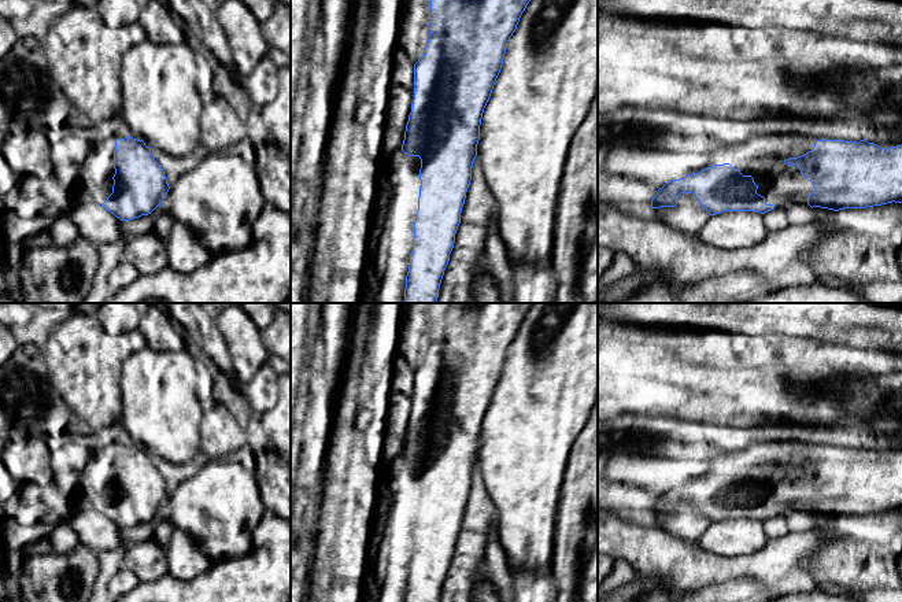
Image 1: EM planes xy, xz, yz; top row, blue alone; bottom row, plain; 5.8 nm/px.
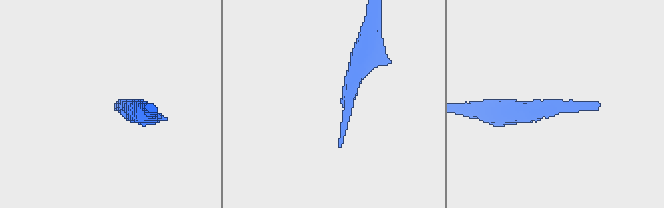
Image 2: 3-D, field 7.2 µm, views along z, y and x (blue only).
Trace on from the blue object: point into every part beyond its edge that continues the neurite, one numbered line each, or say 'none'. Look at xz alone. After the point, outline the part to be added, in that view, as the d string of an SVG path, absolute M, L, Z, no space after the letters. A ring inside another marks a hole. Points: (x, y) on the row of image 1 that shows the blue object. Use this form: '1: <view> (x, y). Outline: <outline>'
1: xz (392, 257). Outline: M400 145L387 156L385 165L392 196L374 256L380 280L376 303L403 303L418 211L421 159L409 156Z

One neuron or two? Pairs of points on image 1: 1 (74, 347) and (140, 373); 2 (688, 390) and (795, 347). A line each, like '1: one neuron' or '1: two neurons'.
1: two neurons
2: one neuron

